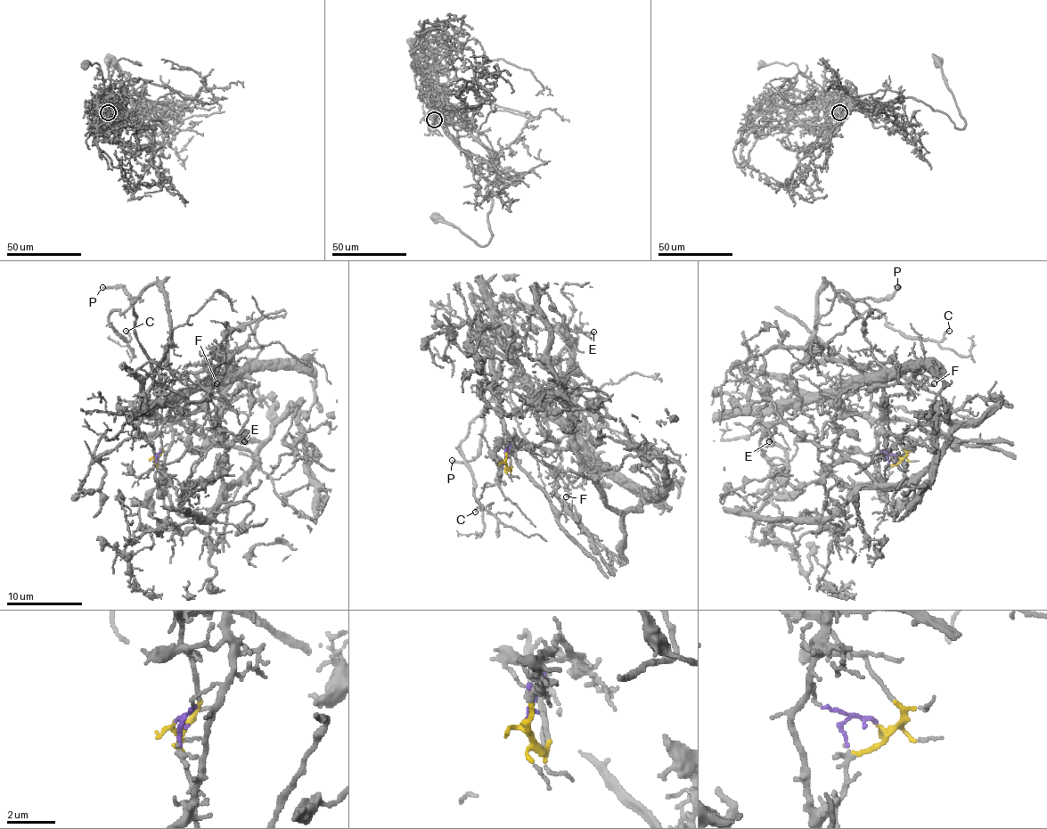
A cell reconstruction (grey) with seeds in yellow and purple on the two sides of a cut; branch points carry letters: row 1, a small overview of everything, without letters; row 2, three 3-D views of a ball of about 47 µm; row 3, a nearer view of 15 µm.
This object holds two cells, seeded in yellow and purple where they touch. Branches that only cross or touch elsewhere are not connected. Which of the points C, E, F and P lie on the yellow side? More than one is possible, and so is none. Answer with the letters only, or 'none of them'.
C, P

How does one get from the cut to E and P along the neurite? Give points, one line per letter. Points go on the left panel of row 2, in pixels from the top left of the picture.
E: (155, 455), (174, 419), (212, 410), (233, 381), (214, 440), (219, 423), (244, 442)
P: (155, 455), (160, 434), (143, 381), (164, 363), (168, 296), (157, 284), (136, 298), (121, 286), (102, 286)

